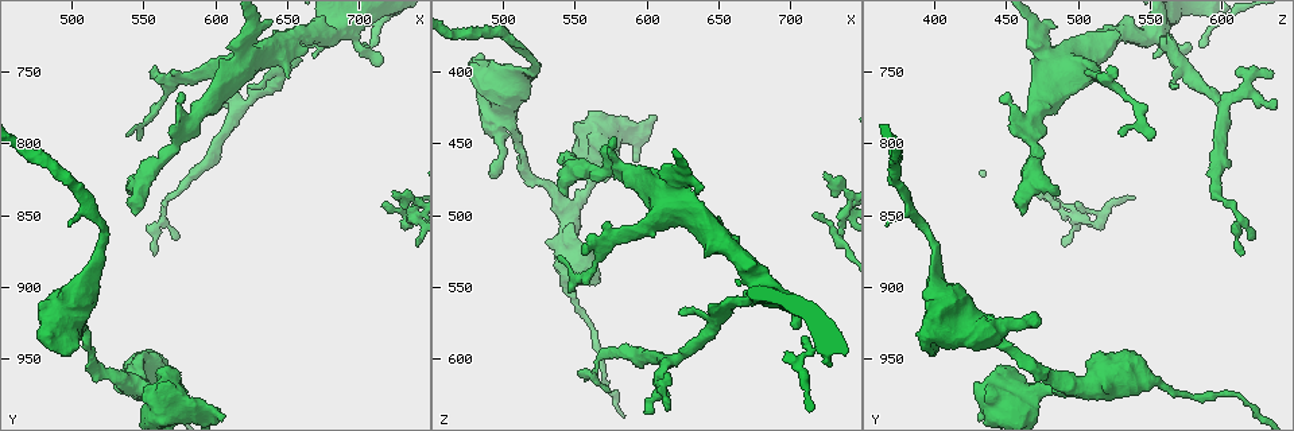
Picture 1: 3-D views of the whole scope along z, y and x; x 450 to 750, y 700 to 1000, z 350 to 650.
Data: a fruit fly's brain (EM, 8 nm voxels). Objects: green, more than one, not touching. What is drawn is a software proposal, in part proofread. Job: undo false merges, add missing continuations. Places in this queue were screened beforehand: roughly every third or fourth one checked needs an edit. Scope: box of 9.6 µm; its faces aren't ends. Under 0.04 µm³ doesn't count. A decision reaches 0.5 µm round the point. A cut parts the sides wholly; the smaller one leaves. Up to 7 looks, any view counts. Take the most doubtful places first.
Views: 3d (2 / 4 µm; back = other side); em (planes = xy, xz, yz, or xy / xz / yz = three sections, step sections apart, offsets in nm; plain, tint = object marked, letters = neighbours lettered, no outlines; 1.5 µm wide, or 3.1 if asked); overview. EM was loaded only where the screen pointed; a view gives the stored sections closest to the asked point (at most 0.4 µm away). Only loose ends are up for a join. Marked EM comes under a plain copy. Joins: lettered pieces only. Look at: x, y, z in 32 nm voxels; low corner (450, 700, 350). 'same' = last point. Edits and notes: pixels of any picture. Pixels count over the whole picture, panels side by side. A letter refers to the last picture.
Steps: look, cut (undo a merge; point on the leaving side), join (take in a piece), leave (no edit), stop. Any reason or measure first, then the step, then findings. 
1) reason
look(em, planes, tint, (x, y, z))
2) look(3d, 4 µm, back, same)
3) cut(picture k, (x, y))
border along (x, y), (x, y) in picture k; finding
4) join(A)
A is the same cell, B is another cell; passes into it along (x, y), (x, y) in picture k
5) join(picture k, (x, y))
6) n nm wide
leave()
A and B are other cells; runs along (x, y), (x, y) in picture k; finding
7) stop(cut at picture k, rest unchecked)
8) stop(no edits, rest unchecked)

look(3d, 2 µm, (616, 750, 634))

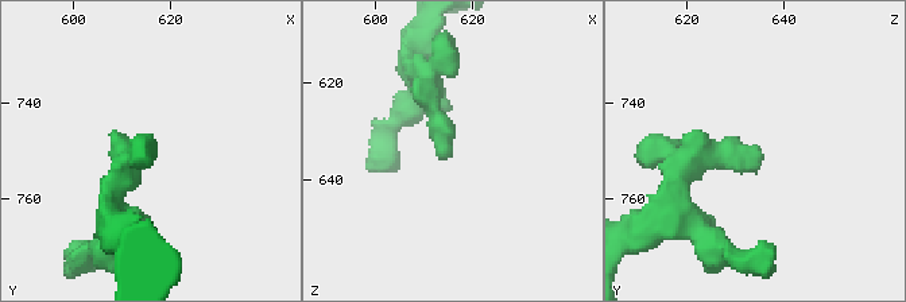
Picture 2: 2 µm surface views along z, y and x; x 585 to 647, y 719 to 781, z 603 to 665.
look(em, xz, step 4, letters, (614, 751, 635))

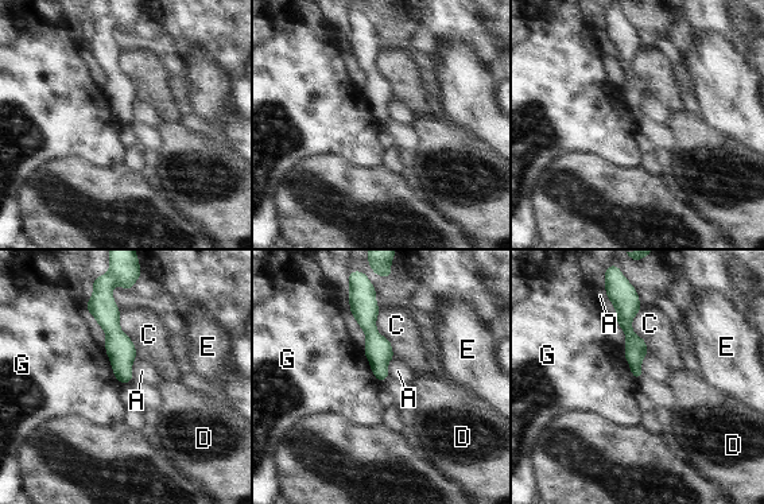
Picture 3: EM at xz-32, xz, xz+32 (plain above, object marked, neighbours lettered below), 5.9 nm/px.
leave()
A, C, D, E and G are other cells; runs along (108, 299), (108, 318), (125, 379) in picture 3; none of them fits

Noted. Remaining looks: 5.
free end
look(3d, 4 µm, (700, 732, 580))

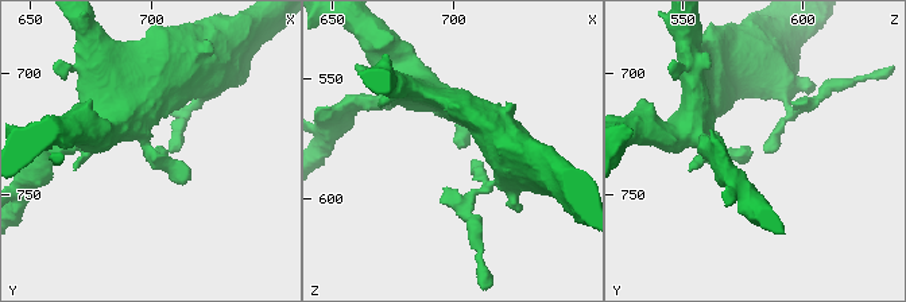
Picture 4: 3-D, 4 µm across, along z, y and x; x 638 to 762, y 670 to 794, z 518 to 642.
shape alone is not enough
look(em, planes, letters, (701, 732, 579))

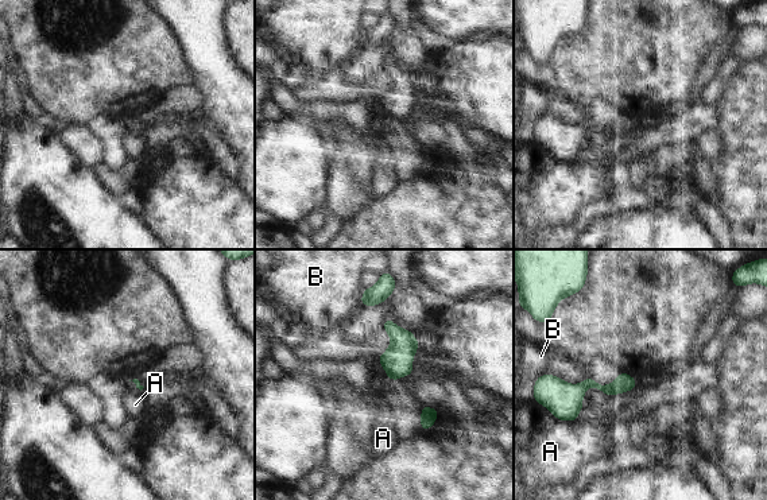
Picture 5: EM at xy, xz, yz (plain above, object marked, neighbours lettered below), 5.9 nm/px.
leave()
A and B are other cells; runs along (632, 382), (614, 388), (562, 386) in picture 5; no lettered piece goes on from it

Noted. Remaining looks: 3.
an open end
look(3d, 2 µm, back, (576, 866, 622))

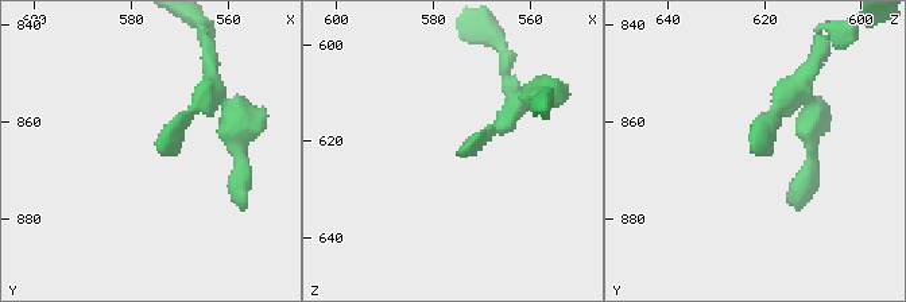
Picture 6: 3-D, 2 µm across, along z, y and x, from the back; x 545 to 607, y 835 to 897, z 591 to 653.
shape alone is not enough
look(em, yz, step 4, letters, (575, 866, 623))

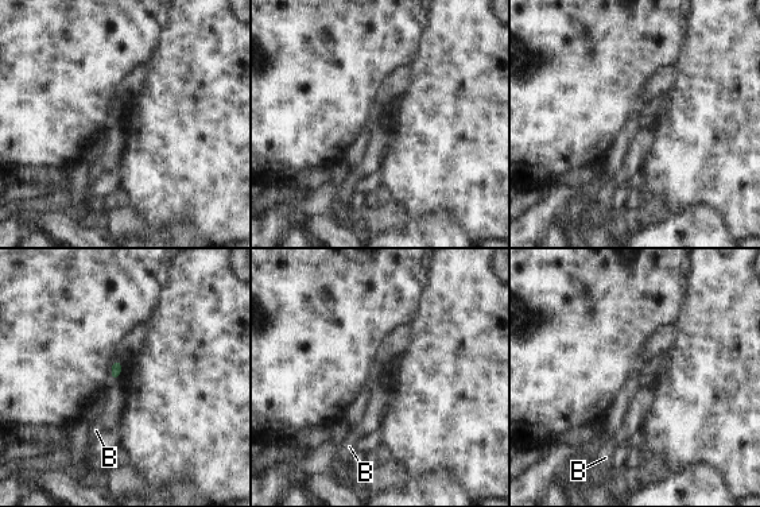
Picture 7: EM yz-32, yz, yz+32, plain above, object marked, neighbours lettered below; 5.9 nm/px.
cut it another way
look(em, planes, letters, same)

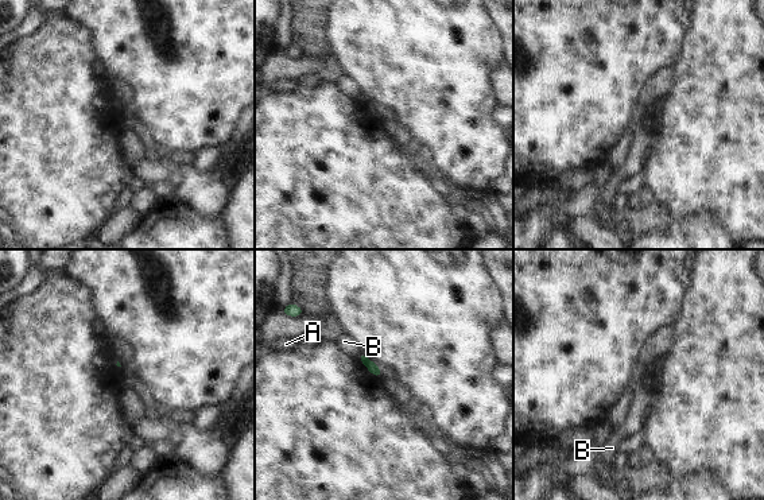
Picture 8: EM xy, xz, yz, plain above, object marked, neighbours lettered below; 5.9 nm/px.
leave()
A and B are other cells; border along (361, 352), (356, 356) in picture 8; no lettered piece goes on from it

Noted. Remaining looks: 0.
stop(no edits, rest unchecked)

